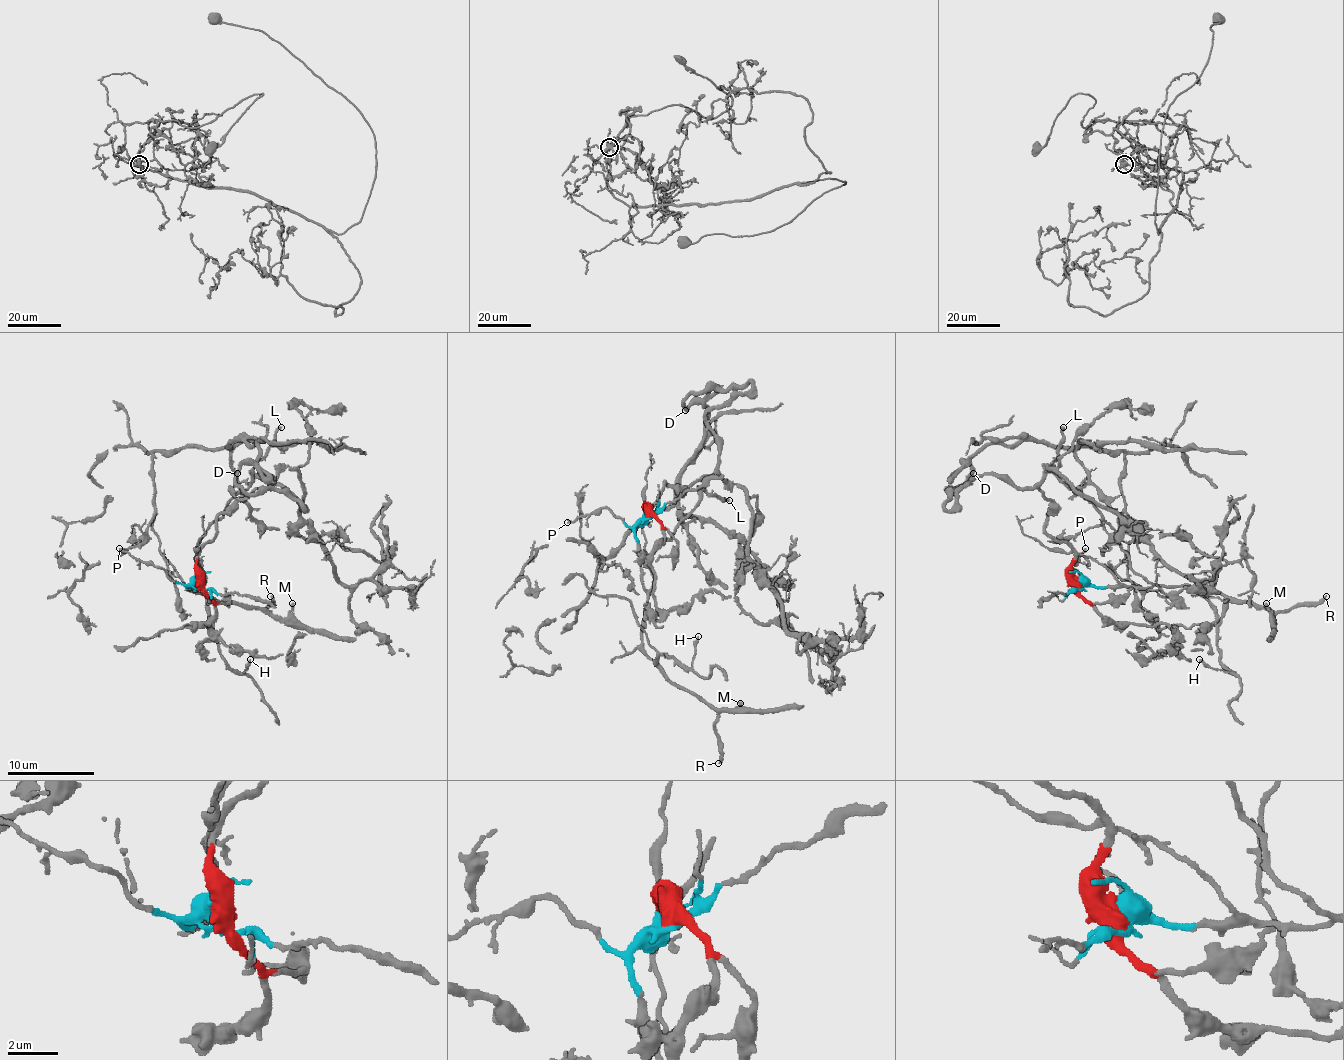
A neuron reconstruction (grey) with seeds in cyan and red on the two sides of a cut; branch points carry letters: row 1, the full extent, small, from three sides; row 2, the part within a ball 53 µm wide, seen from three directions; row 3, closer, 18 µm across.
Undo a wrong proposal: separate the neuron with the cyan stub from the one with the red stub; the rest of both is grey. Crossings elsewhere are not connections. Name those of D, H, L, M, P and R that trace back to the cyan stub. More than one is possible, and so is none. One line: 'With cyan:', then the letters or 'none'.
With cyan: H, L, M, P, R

